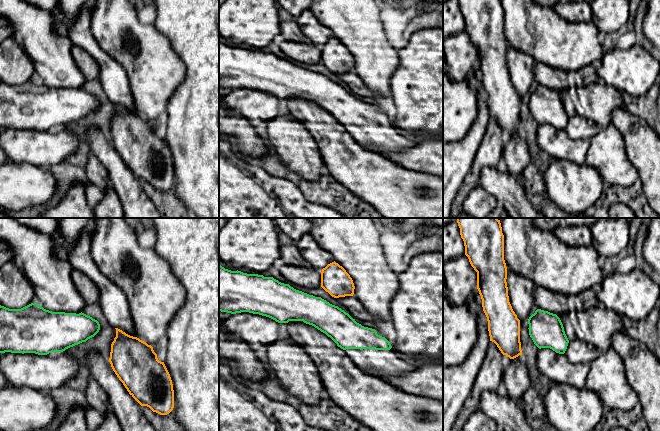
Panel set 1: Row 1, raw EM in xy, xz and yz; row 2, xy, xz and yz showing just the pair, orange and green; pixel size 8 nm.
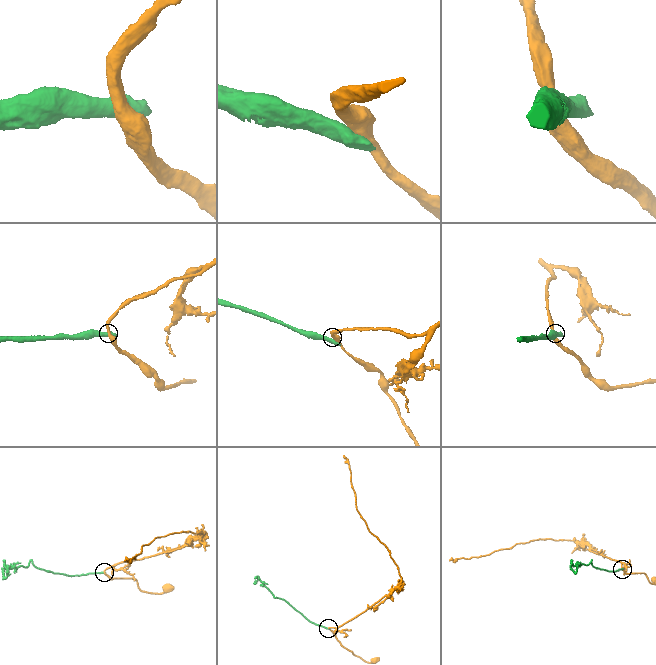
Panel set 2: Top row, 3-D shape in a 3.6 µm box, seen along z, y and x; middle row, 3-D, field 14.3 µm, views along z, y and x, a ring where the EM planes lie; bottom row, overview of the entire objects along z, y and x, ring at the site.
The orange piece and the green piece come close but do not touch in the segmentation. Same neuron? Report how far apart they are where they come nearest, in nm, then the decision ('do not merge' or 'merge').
60 nm | do not merge

